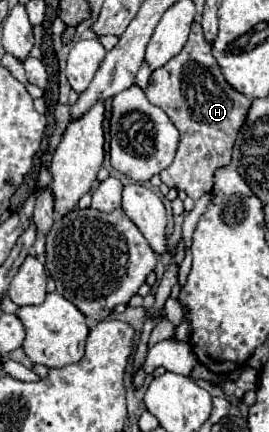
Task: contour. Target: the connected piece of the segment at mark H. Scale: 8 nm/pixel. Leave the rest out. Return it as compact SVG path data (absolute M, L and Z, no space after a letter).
M199 23L191 25L189 39L181 53L151 73L145 95L153 105L161 107L169 115L171 123L179 129L179 147L175 159L159 173L161 181L171 189L185 191L191 199L199 199L213 189L215 171L229 165L231 151L237 133L245 123L251 99L235 91L225 81L217 63L213 71L211 45L203 37Z

